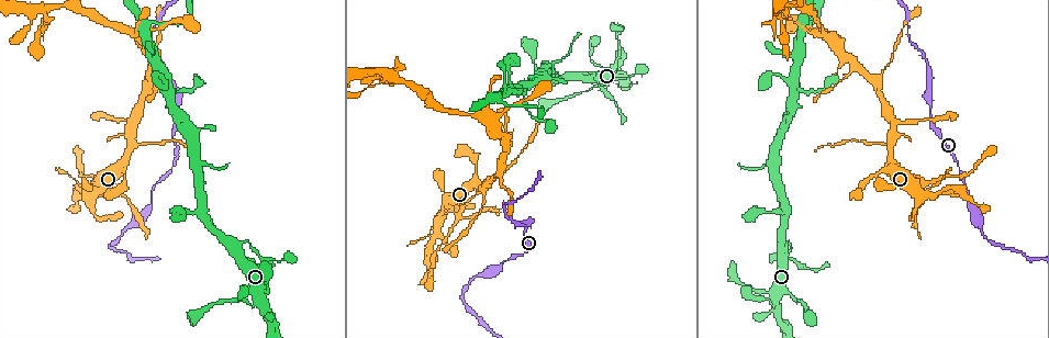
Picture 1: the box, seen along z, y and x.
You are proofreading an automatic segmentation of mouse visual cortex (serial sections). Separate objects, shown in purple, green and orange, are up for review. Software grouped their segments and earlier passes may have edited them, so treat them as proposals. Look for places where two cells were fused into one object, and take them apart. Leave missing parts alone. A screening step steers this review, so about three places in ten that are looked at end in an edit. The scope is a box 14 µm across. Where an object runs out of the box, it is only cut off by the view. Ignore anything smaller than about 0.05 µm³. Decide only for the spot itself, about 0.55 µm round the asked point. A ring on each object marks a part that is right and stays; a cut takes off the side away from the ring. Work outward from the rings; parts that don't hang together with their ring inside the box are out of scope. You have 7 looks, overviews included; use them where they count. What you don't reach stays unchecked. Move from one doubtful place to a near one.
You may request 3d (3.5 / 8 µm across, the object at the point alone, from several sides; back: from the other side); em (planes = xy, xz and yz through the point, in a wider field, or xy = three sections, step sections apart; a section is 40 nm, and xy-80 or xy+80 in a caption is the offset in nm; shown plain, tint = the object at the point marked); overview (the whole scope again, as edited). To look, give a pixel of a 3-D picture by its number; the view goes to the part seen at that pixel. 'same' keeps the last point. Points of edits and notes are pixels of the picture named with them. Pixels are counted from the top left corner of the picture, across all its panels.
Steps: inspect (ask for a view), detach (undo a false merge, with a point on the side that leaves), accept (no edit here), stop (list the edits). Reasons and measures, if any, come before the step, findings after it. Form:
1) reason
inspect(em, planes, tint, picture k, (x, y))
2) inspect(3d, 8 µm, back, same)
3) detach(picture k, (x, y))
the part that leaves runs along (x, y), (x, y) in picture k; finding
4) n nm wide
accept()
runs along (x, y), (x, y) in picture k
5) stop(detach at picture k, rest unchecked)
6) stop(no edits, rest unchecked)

inspect(3d, 8 µm, back, picture 1, (465, 218))

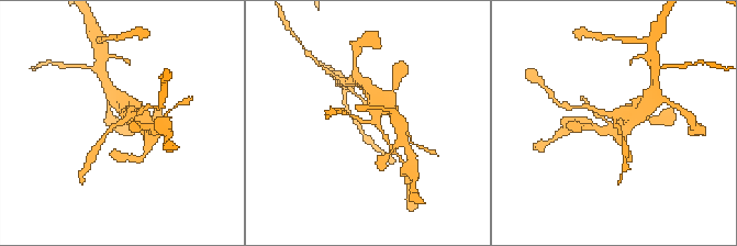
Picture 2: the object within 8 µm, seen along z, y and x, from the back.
closer look
inspect(3d, 3.5 µm, picture 2, (369, 123))

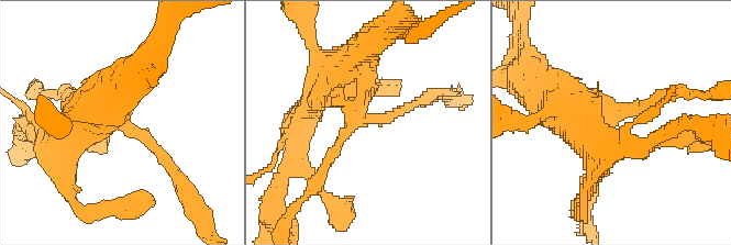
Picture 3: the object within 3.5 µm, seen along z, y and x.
3 arms; arms of 150, 150, 500 nm; shape alone is not enough
inspect(em, xy, step 1, tint, picture 3, (613, 124))

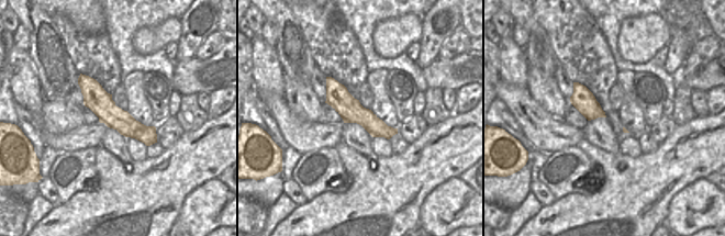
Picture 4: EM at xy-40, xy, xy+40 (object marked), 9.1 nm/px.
accept()
runs along (100, 114), (118, 111), (175, 171) in picture 3; continuous, no second cell

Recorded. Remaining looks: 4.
narrows sharply
inspect(3d, 3.5 µm, back, picture 1, (907, 31))

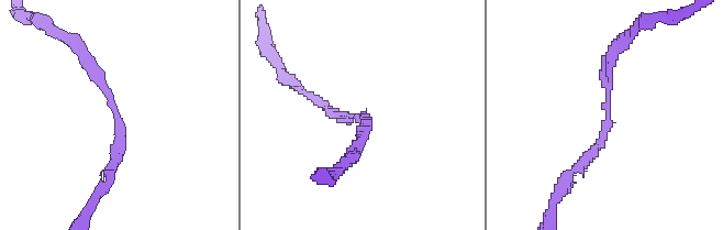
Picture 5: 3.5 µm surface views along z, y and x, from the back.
arms of 150, 150 nm
inspect(em, xy, step 2, tint, picture 5, (115, 114))

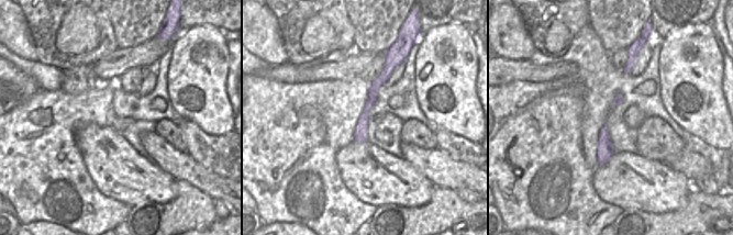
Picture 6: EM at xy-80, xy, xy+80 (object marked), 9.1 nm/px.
accept()
runs along (387, 62), (356, 138) in picture 6; all the same cell

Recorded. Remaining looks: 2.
stop(no edits, rest unchecked)

